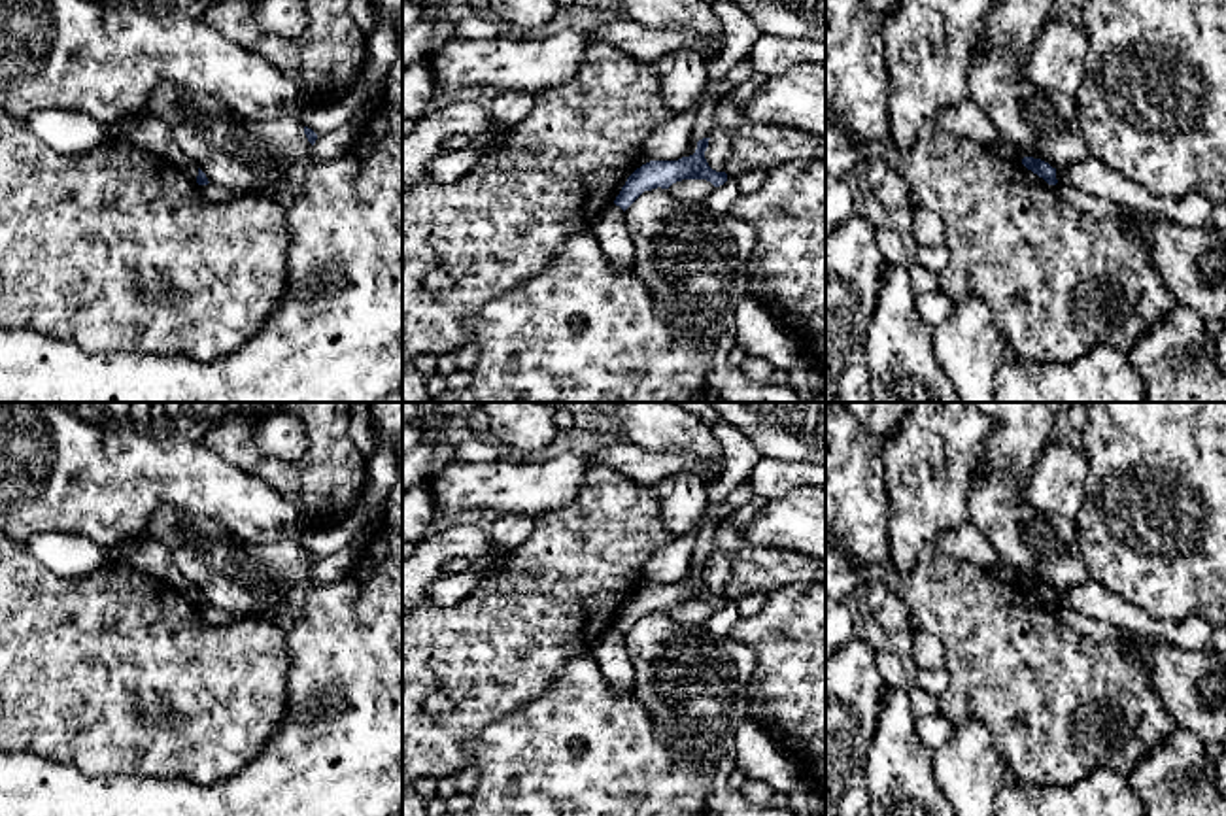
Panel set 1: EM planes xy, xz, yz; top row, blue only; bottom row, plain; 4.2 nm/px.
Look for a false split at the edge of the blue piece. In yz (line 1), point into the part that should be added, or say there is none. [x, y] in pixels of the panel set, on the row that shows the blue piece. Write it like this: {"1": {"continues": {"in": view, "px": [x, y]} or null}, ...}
{"1": {"continues": null}}

